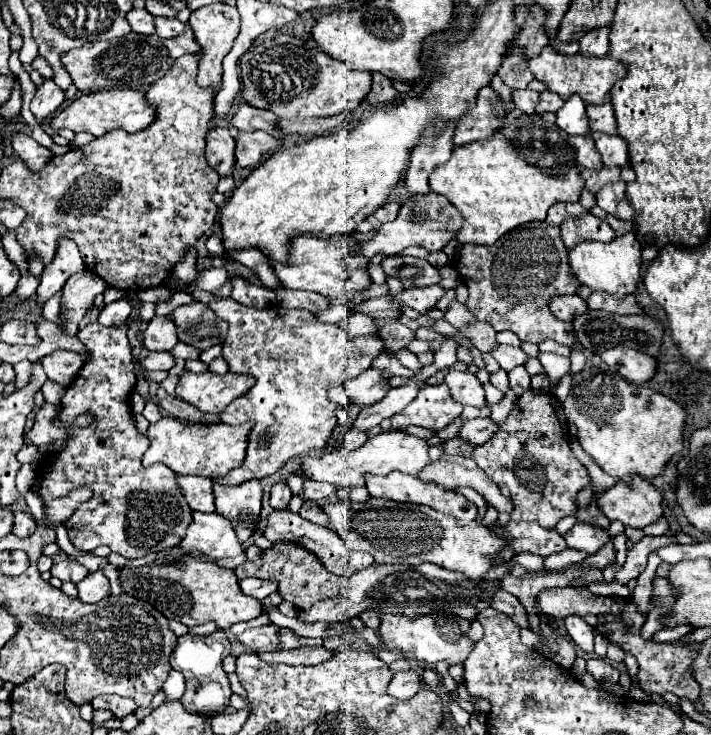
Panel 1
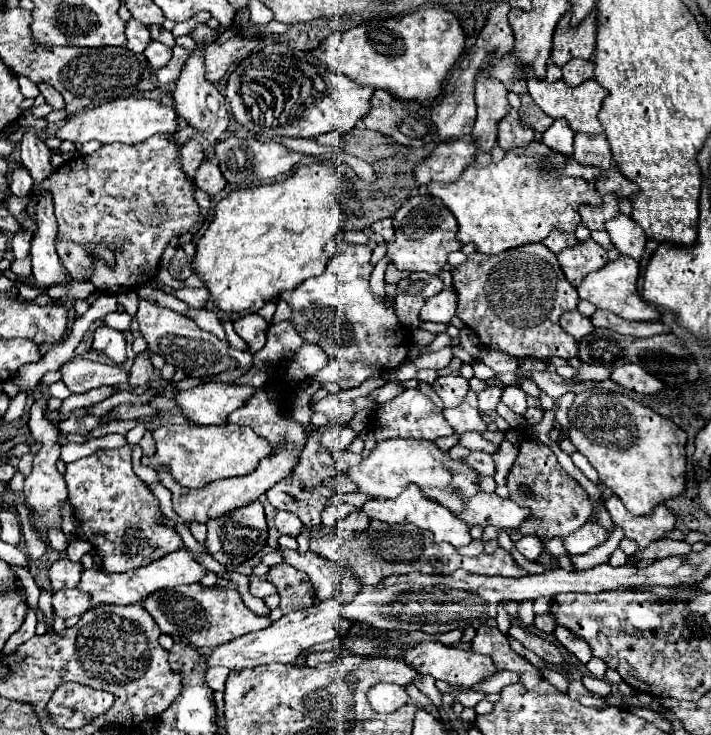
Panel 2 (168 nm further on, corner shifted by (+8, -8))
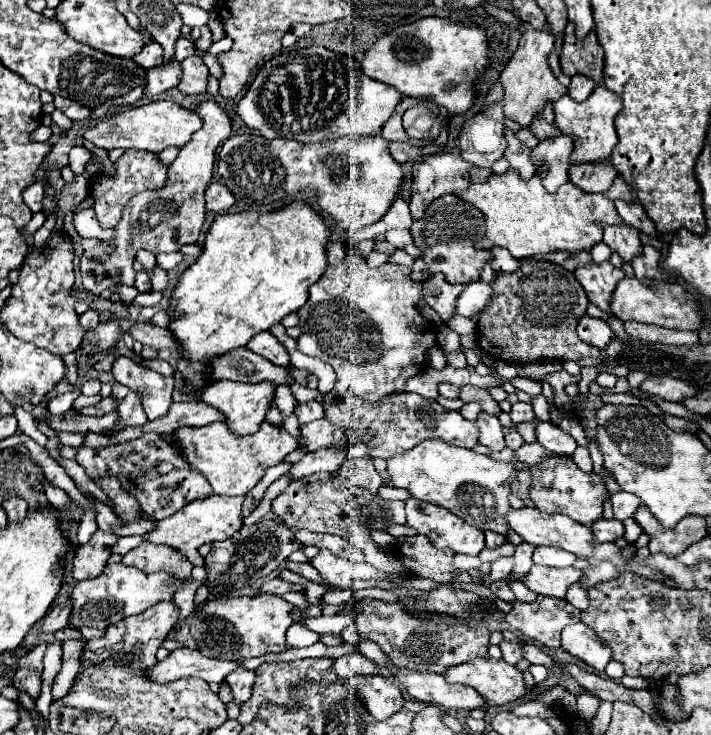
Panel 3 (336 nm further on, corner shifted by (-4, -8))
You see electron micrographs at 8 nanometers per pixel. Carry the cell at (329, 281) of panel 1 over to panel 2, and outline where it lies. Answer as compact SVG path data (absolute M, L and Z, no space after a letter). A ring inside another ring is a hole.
M338 240L336 254L328 260L326 272L316 278L304 280L296 290L284 294L284 300L292 308L292 324L296 332L302 336L304 342L318 344L326 354L328 354L328 364L326 368L316 373L314 377L320 384L334 382L340 386L340 390L356 388L370 376L374 376L380 370L392 370L396 368L396 360L402 360L402 344L408 342L408 336L402 334L402 324L398 316L394 314L392 306L384 304L382 296L376 296L370 290L370 274L374 266L370 264L370 254L372 250L368 246L352 246L346 244L344 240Z

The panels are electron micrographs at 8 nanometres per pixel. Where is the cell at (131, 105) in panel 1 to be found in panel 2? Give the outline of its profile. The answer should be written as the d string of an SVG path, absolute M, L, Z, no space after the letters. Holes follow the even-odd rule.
M122 98L100 104L96 108L88 108L82 114L68 116L68 120L58 128L56 136L60 140L70 140L74 144L84 144L90 140L98 140L102 144L112 144L112 142L138 144L154 134L172 134L176 130L178 130L178 118L174 106L166 106L150 98Z

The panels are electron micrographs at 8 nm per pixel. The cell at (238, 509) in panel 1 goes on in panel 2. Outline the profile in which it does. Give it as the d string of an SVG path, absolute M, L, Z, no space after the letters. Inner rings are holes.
M254 502L252 506L246 506L244 510L236 510L232 514L224 514L224 518L216 518L208 522L208 536L206 536L206 552L220 562L226 568L240 566L242 562L250 560L256 556L268 540L268 526L266 526L266 516L264 508L260 502Z

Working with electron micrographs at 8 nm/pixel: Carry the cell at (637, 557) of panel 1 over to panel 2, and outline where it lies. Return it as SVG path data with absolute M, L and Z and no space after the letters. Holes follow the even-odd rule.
M658 540L652 542L644 550L638 550L632 560L652 559L660 560L660 558L668 558L668 556L686 556L692 552L692 546L688 542L678 542L678 540Z

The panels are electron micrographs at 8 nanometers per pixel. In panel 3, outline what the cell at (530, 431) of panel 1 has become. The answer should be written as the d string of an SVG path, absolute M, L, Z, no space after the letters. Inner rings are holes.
M566 456L548 458L542 460L536 466L530 466L532 474L532 486L530 486L530 500L534 502L534 508L540 512L558 512L566 514L572 520L590 526L592 522L602 518L602 504L608 498L608 490L604 486L604 480L598 474L584 474L574 460Z

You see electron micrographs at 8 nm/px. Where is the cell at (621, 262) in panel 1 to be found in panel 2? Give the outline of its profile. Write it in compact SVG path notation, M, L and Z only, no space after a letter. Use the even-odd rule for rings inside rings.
M620 256L616 262L608 262L608 266L604 266L604 270L588 274L584 278L584 282L578 286L578 294L582 300L592 302L596 308L614 312L626 320L660 320L660 312L656 308L652 308L648 302L640 300L638 262L628 256Z

